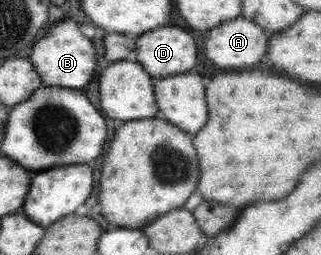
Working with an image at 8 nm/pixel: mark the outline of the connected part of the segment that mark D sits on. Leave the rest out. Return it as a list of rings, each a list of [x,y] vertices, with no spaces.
[[[159,27],[135,37],[131,58],[153,79],[184,73],[196,65],[196,43],[178,27]]]

